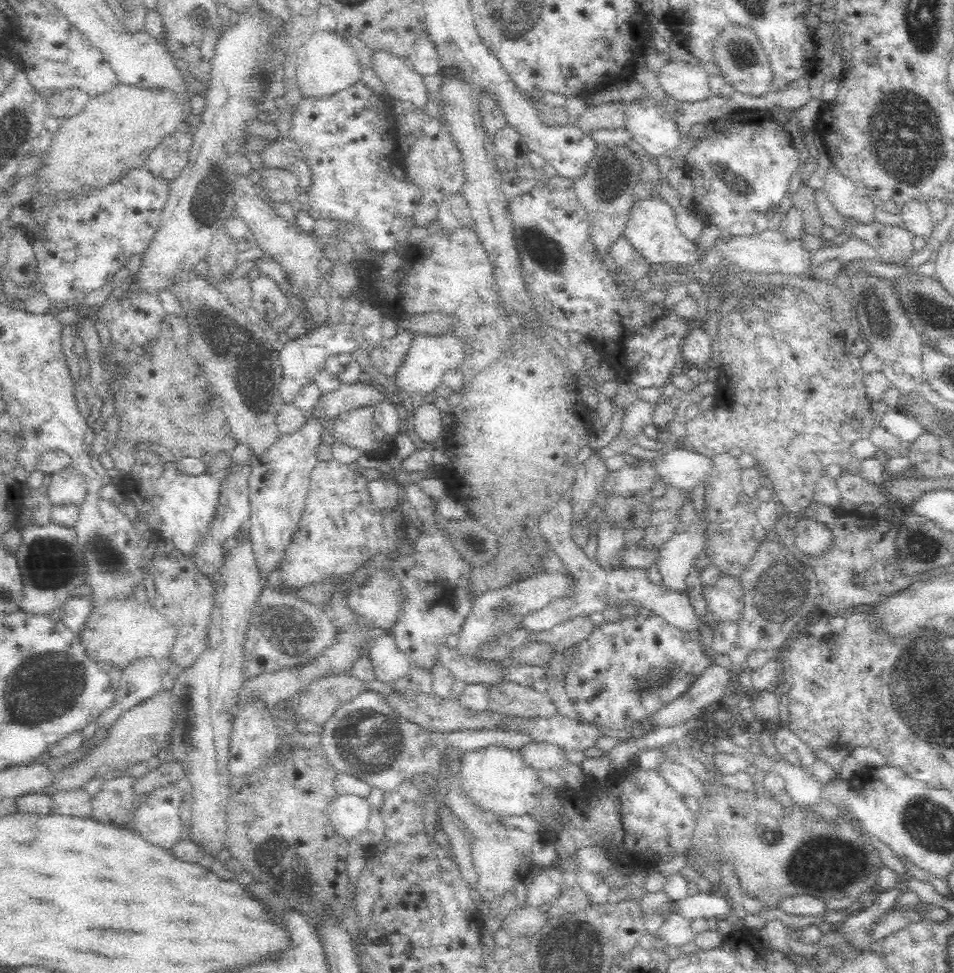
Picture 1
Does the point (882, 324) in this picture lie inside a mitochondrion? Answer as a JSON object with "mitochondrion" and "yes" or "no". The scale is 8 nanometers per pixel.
{"mitochondrion":"yes"}

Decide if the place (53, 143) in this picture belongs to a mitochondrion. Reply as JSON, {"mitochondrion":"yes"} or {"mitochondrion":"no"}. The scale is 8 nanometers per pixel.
{"mitochondrion":"no"}

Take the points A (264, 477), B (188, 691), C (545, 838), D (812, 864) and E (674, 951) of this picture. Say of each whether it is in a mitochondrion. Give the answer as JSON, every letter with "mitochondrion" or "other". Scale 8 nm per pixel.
{"A":"other","B":"mitochondrion","C":"other","D":"mitochondrion","E":"other"}

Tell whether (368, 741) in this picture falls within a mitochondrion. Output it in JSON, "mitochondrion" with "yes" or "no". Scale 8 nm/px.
{"mitochondrion":"yes"}

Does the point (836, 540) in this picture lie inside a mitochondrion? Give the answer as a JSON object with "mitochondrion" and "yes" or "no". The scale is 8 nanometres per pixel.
{"mitochondrion":"no"}

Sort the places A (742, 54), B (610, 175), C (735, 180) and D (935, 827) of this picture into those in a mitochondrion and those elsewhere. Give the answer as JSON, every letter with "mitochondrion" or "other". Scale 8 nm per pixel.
{"A":"mitochondrion","B":"mitochondrion","C":"mitochondrion","D":"mitochondrion"}

